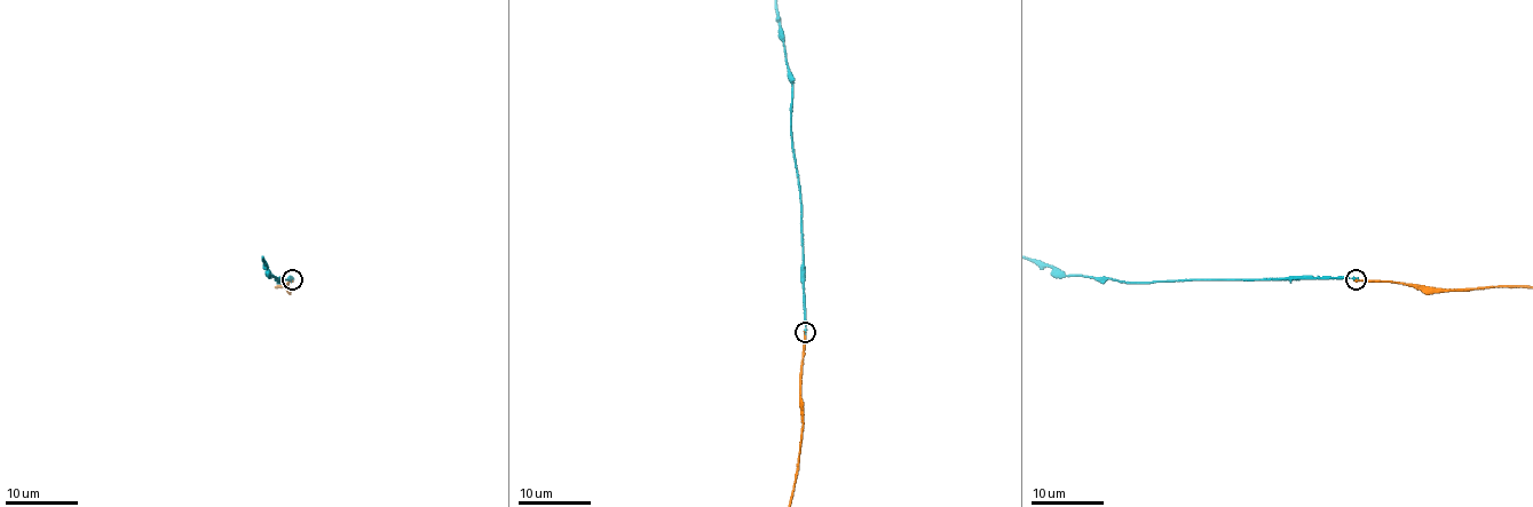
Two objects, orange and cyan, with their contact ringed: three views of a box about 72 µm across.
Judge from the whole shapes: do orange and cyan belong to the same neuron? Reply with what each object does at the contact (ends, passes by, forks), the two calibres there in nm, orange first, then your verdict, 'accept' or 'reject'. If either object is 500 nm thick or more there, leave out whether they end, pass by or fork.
orange ends there; cyan ends there; 280 nm thick on the orange side, 190 nm on the other; reject

